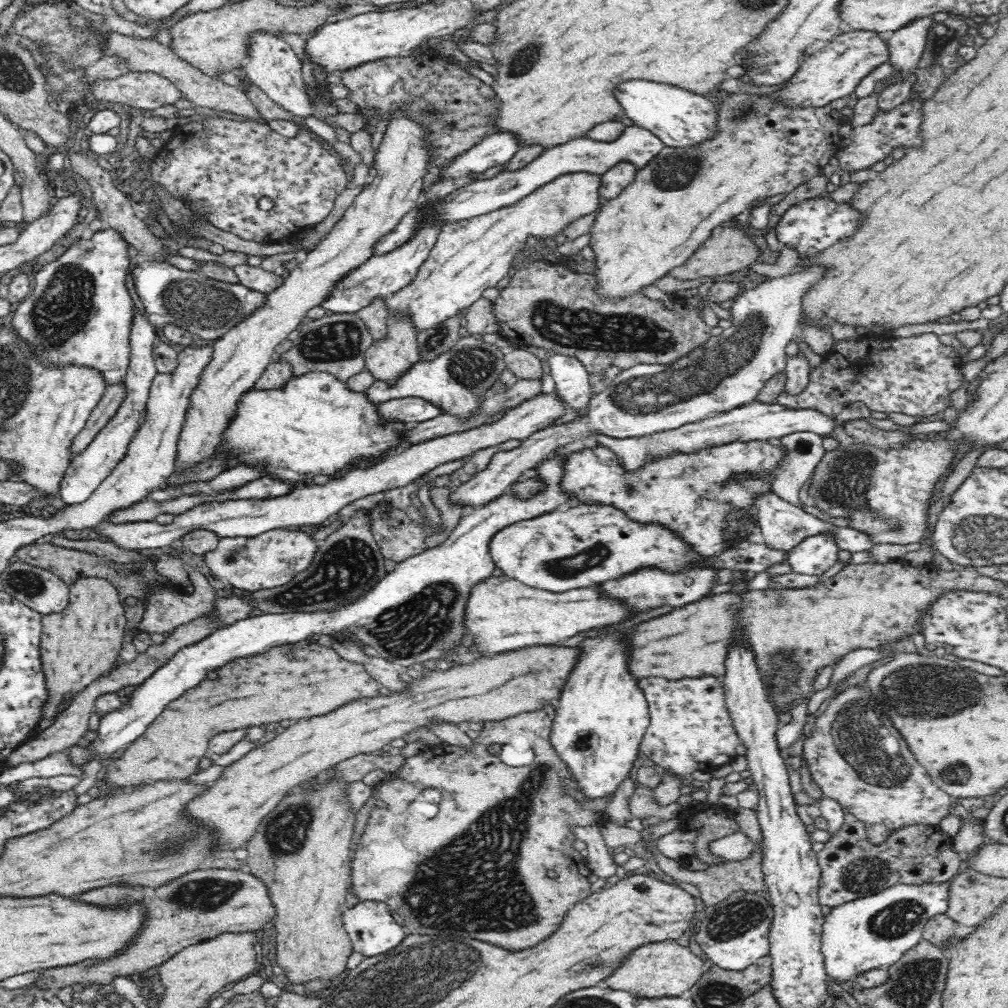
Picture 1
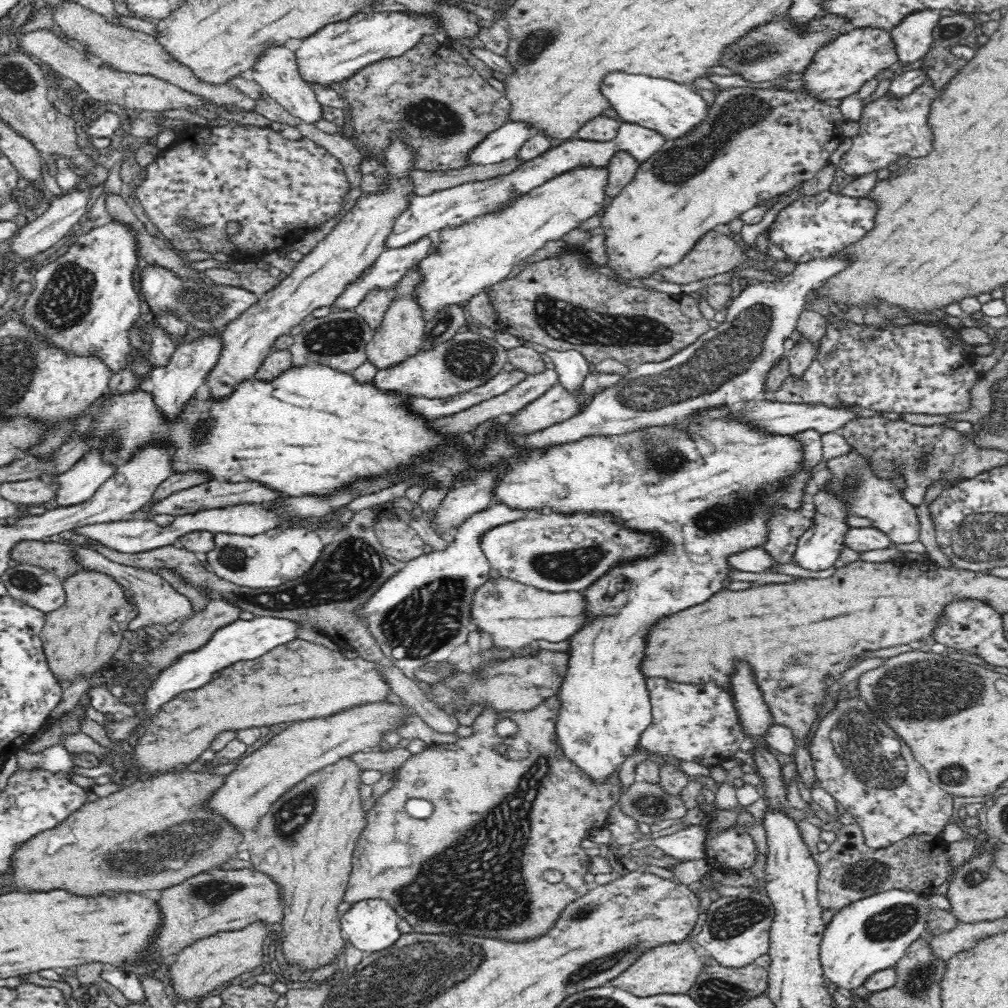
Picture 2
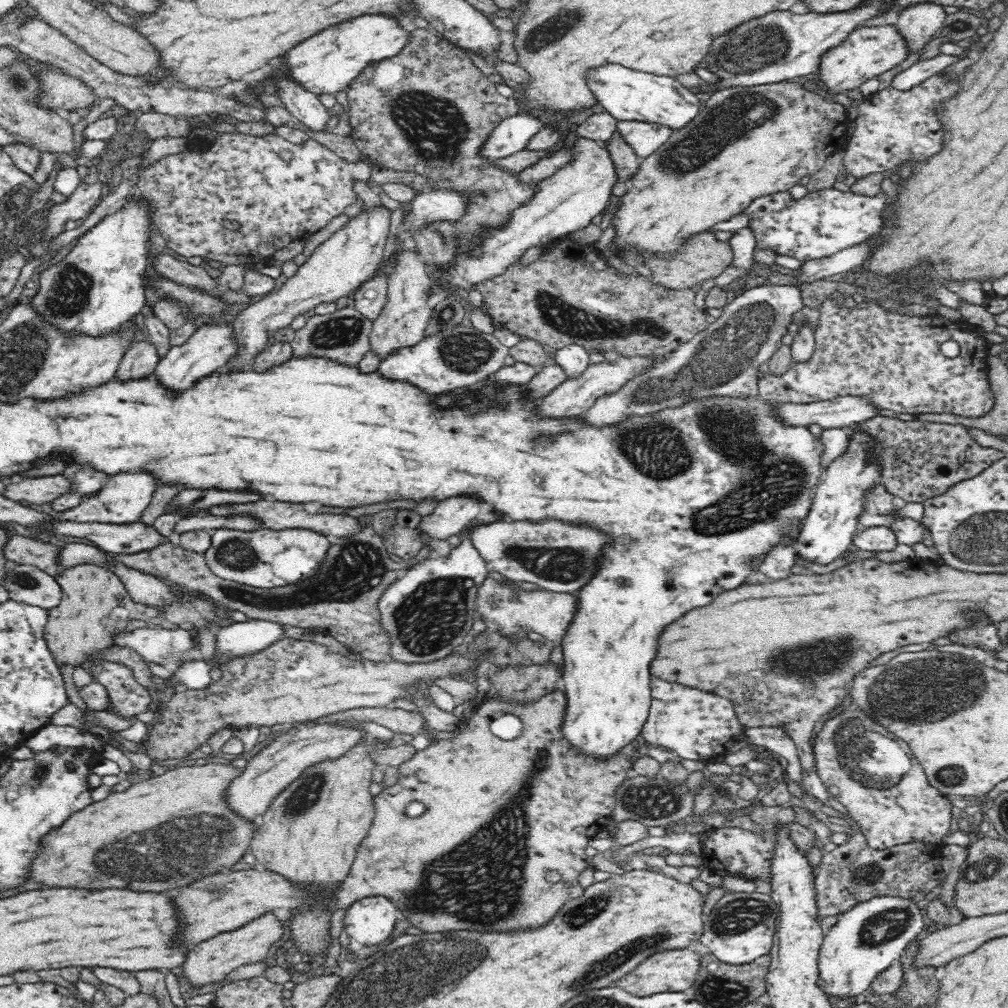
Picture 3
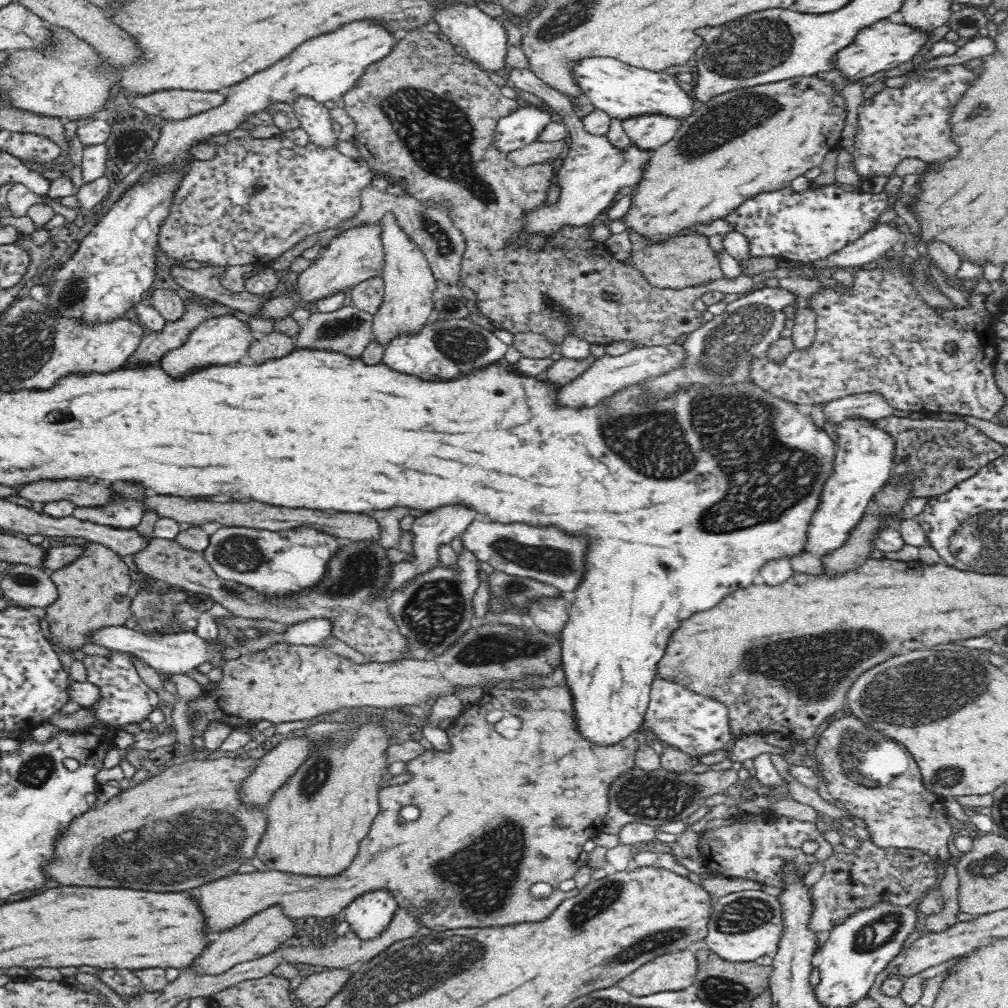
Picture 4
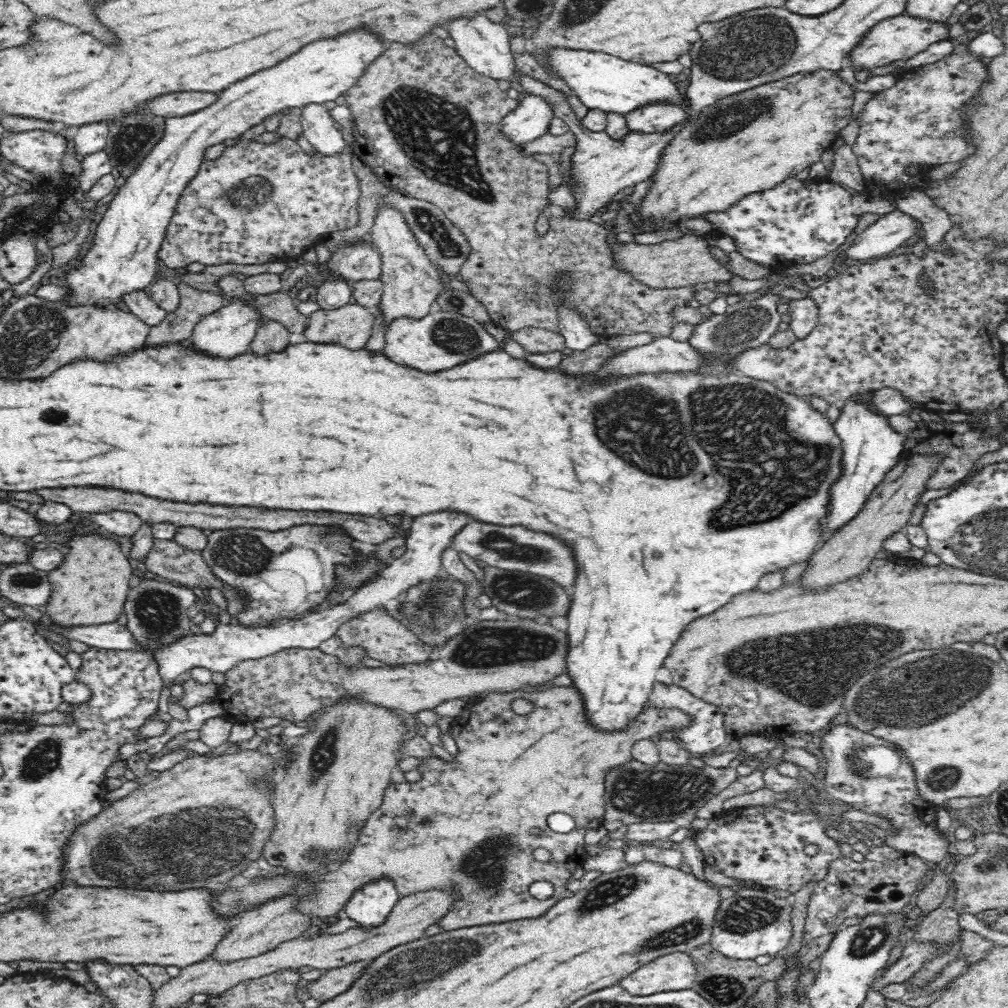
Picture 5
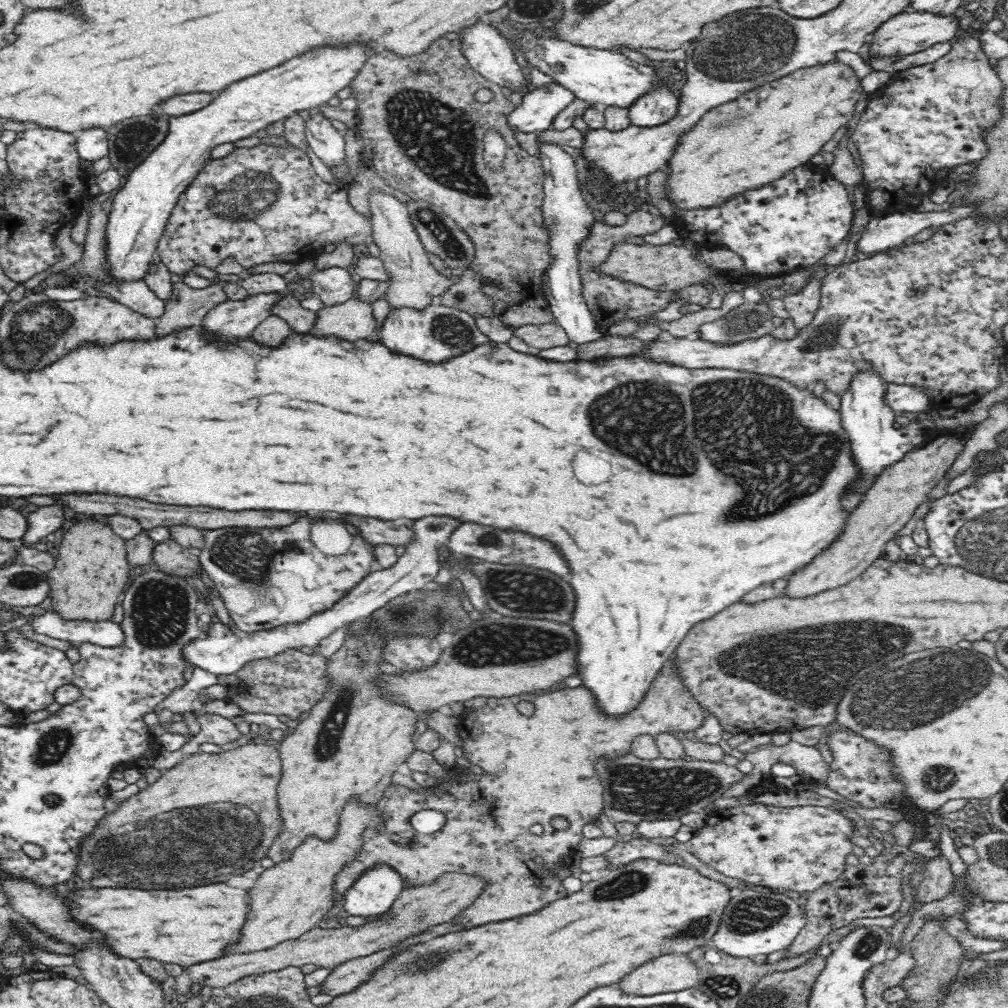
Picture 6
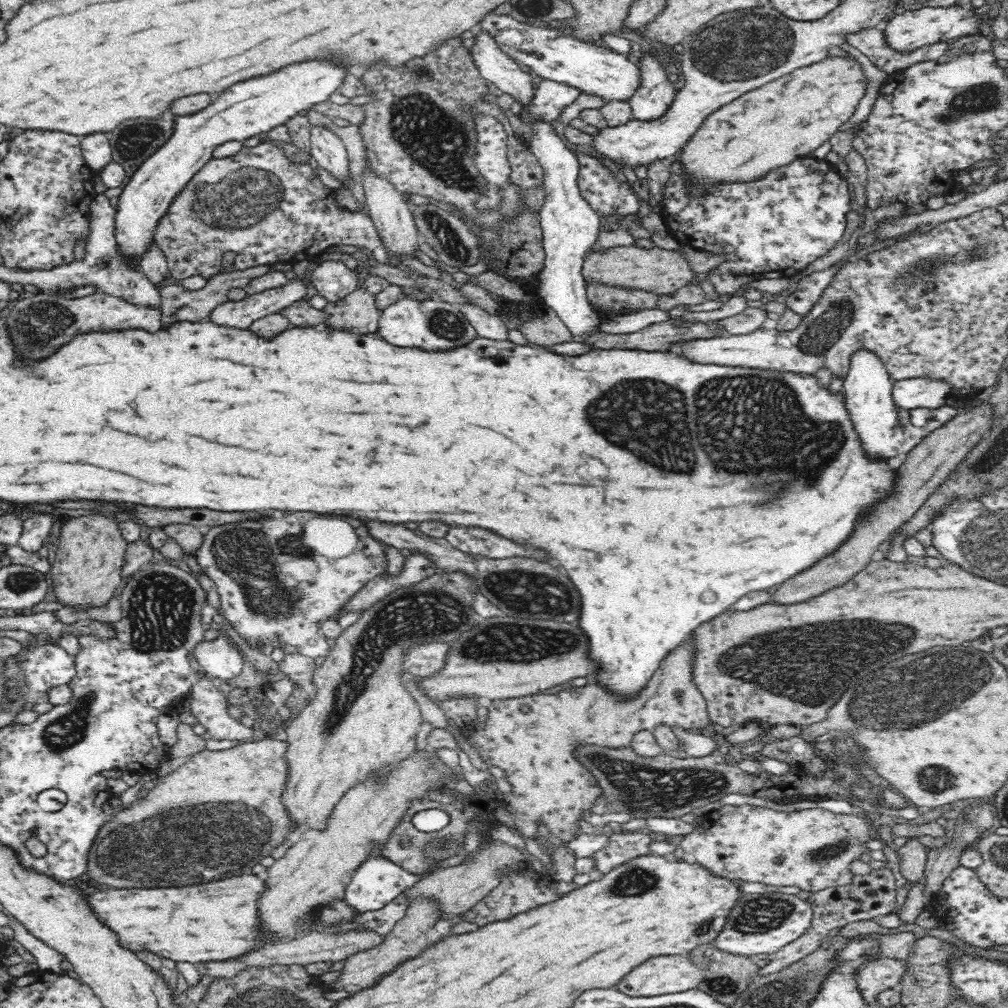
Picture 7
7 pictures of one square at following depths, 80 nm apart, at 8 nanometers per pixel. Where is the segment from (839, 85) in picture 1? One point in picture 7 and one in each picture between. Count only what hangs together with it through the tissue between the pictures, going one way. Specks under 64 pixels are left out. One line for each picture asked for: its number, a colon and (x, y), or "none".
2: (841, 68)
3: (875, 48)
4: (884, 45)
5: (893, 40)
6: (908, 32)
7: (910, 30)

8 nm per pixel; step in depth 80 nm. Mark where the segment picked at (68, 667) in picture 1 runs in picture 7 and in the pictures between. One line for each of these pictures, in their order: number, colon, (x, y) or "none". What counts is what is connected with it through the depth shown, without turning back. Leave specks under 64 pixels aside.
2: (82, 636)
3: (95, 604)
4: (93, 591)
5: (90, 586)
6: (87, 579)
7: (88, 558)

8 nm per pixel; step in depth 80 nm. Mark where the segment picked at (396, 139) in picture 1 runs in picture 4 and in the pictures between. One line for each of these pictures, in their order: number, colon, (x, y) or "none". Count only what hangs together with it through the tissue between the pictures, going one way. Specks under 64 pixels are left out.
2: (350, 249)
3: (351, 256)
4: (356, 255)

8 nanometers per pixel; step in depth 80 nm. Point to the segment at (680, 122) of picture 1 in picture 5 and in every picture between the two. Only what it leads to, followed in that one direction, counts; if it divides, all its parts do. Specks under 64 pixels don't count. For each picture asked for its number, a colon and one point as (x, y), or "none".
2: (669, 107)
3: (625, 93)
4: (621, 90)
5: (602, 81)

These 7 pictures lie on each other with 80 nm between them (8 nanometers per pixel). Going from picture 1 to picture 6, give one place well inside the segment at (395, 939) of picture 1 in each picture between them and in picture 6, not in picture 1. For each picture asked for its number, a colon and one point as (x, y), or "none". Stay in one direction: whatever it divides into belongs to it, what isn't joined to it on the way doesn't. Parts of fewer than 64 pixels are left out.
2: (370, 925)
3: (370, 920)
4: (368, 914)
5: (369, 904)
6: (375, 890)

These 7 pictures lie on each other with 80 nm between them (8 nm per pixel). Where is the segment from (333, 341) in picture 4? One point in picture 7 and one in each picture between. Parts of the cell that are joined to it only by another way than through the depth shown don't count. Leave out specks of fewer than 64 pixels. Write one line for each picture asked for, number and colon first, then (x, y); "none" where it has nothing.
5: (352, 324)
6: (355, 318)
7: (358, 309)

